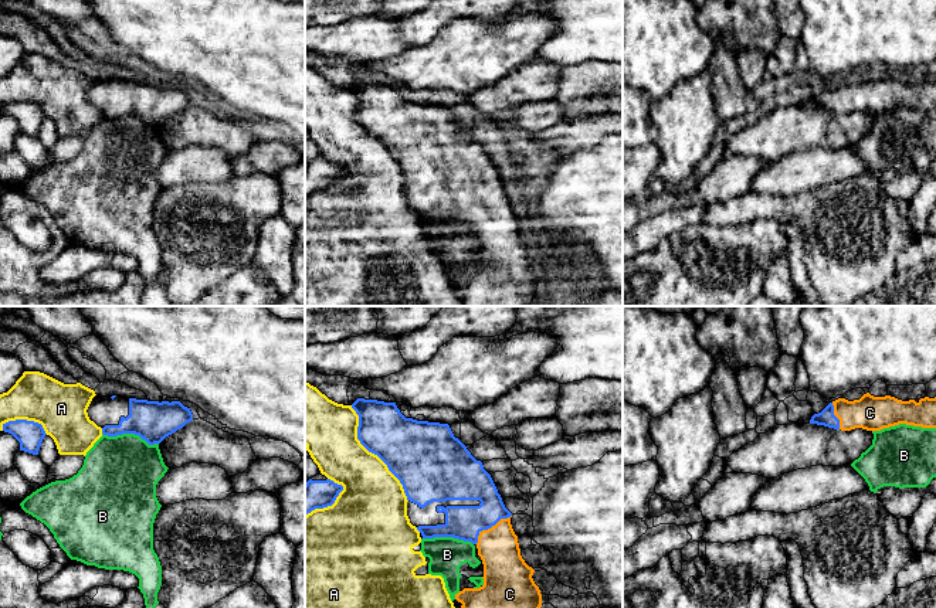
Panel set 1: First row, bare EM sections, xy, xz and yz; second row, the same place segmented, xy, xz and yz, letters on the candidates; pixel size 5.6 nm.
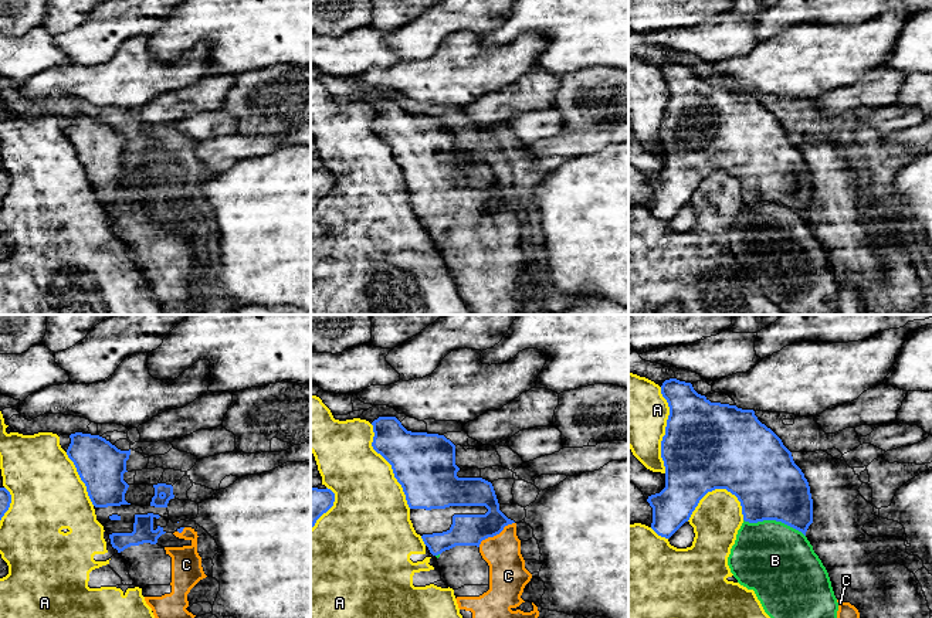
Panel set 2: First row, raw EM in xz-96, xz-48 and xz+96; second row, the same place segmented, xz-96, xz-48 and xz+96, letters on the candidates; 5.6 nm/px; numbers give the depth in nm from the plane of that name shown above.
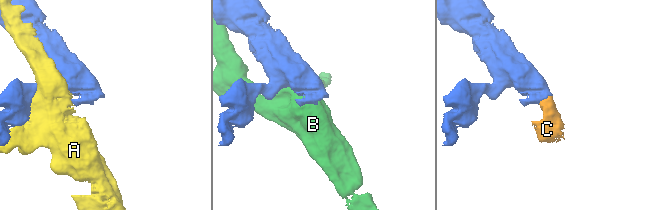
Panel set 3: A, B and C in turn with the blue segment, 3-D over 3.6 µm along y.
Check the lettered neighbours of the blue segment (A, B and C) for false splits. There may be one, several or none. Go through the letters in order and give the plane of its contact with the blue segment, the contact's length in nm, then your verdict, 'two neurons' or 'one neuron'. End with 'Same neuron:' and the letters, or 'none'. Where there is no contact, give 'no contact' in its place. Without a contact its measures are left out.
A: xz | 650 nm | two neurons
B: xy | 320 nm | two neurons
C: xz | 260 nm | one neuron
Same neuron: C

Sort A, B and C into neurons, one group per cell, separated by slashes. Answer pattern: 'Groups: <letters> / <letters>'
Groups: A / B / C

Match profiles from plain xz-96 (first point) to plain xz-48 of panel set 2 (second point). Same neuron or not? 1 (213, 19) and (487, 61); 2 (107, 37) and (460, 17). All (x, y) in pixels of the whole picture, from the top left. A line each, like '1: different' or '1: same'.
1: different
2: same

